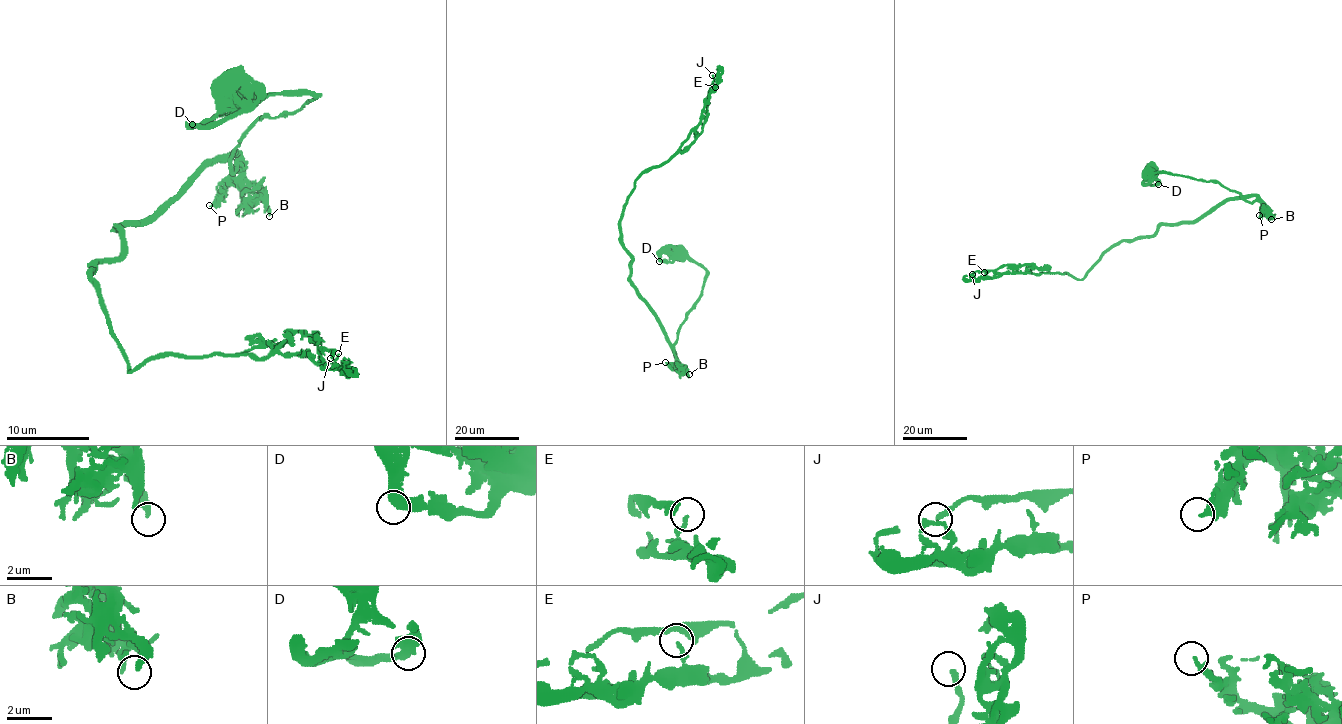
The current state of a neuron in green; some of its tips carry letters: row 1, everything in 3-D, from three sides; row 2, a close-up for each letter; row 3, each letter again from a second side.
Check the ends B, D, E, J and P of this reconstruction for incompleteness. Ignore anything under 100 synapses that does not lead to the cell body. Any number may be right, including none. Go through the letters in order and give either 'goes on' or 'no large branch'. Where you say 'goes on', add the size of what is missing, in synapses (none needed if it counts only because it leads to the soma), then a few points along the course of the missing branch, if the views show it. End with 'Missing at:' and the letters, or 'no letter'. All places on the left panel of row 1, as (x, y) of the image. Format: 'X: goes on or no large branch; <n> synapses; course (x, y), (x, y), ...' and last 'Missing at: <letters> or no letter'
B: no large branch
D: no large branch
E: no large branch
J: no large branch
P: no large branch
Missing at: no letter

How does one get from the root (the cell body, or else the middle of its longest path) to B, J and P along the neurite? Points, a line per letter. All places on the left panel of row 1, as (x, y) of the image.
B: (232, 89), (313, 97), (297, 112), (261, 118), (228, 157), (236, 155), (238, 170), (257, 189), (269, 216)
J: (232, 89), (313, 99), (117, 228), (121, 253), (92, 270), (109, 330), (130, 372), (330, 358)
P: (232, 89), (313, 99), (261, 118), (244, 134), (230, 162), (236, 168), (209, 205)

